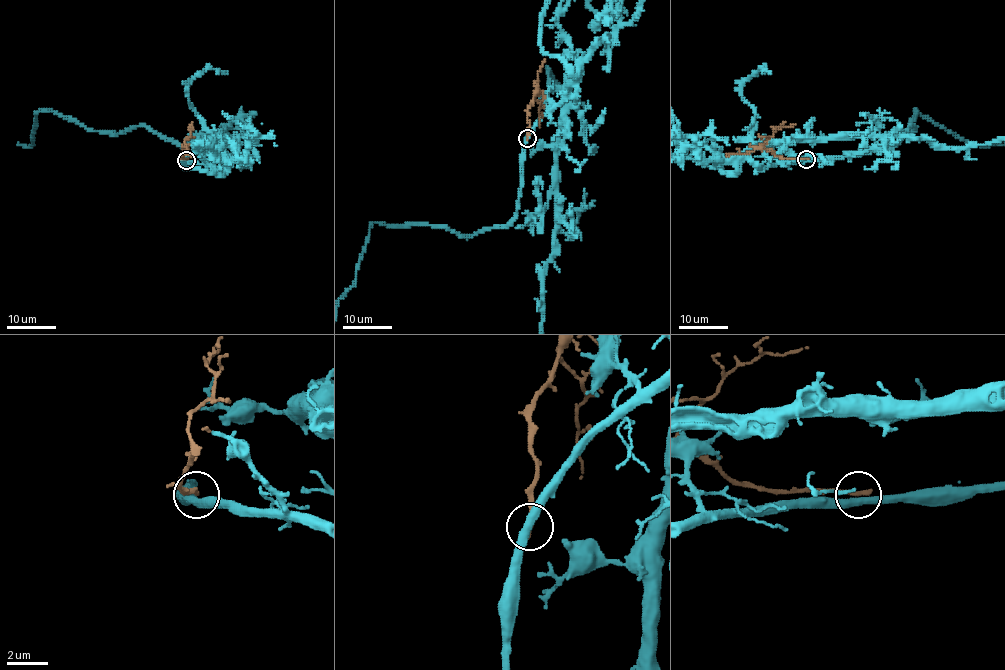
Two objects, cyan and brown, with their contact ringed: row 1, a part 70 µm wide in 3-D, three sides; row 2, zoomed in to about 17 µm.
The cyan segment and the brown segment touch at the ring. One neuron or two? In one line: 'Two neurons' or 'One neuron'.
Two neurons

